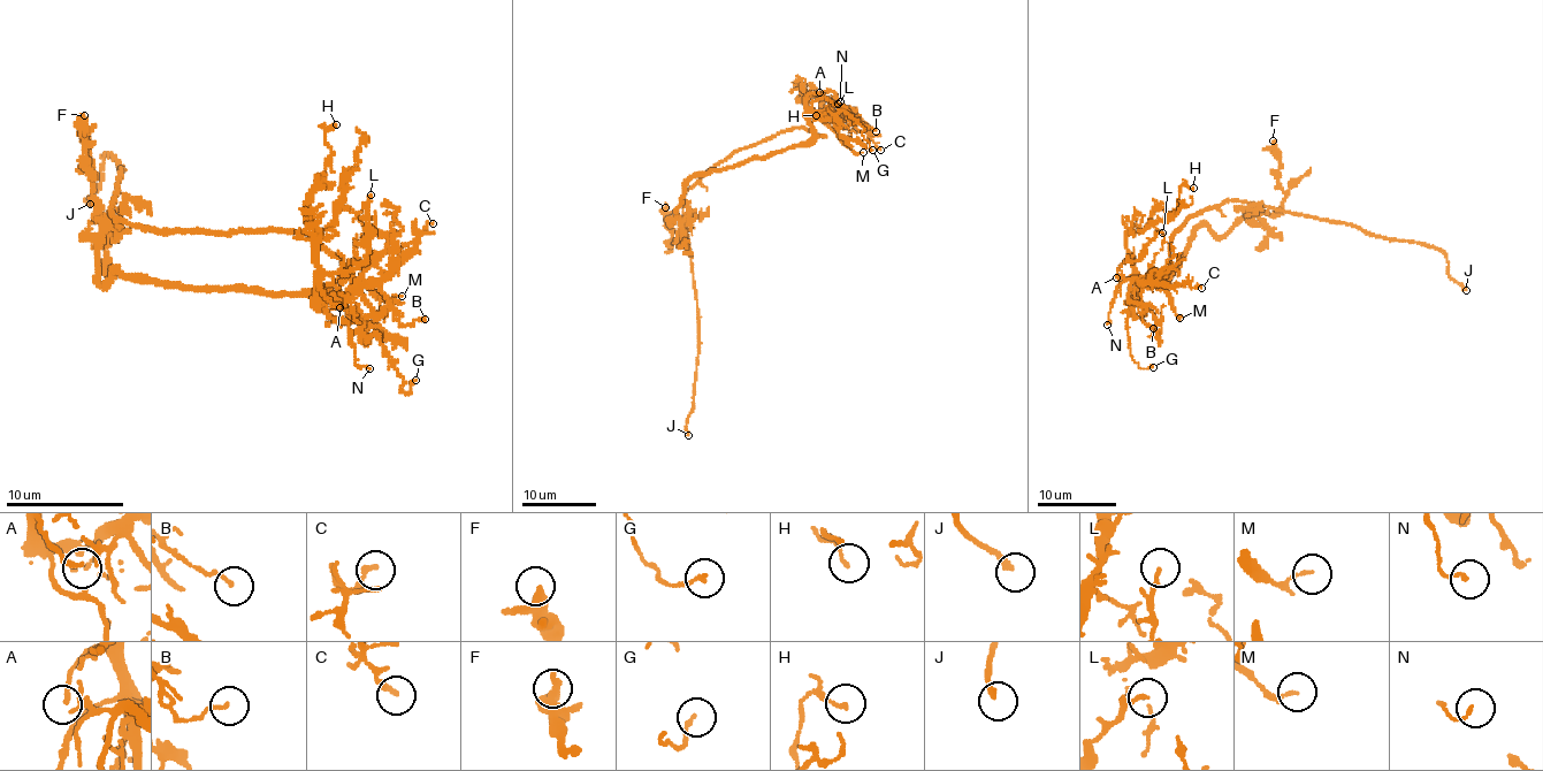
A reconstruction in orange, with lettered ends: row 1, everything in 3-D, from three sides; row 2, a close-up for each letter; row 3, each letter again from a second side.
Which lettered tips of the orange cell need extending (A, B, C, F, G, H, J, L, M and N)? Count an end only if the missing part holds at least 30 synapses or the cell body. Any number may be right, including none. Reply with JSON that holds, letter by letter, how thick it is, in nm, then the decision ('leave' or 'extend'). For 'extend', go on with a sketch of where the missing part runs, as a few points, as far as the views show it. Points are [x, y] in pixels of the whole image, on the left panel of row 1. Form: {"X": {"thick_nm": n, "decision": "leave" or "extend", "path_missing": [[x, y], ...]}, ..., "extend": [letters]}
{"A": {"thick_nm": 180, "decision": "leave"}, "B": {"thick_nm": 130, "decision": "leave"}, "C": {"thick_nm": 200, "decision": "leave"}, "F": {"thick_nm": 240, "decision": "leave"}, "G": {"thick_nm": 150, "decision": "leave"}, "H": {"thick_nm": 150, "decision": "leave"}, "J": {"thick_nm": 170, "decision": "extend", "path_missing": [[90, 204], [134, 190], [184, 189], [214, 175], [239, 190]]}, "L": {"thick_nm": 160, "decision": "leave"}, "M": {"thick_nm": 120, "decision": "leave"}, "N": {"thick_nm": 130, "decision": "leave"}, "extend": ["J"]}

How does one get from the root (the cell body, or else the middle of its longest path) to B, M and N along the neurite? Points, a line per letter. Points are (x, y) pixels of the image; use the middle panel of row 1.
B: (688, 183), (697, 176), (803, 146), (812, 135), (809, 119), (814, 112), (832, 106), (839, 106), (876, 131)
M: (688, 183), (697, 176), (803, 146), (812, 135), (809, 116), (814, 113), (854, 152), (863, 152)
N: (688, 183), (697, 176), (803, 146), (812, 135), (809, 114), (812, 101), (825, 98), (834, 105), (840, 101)

